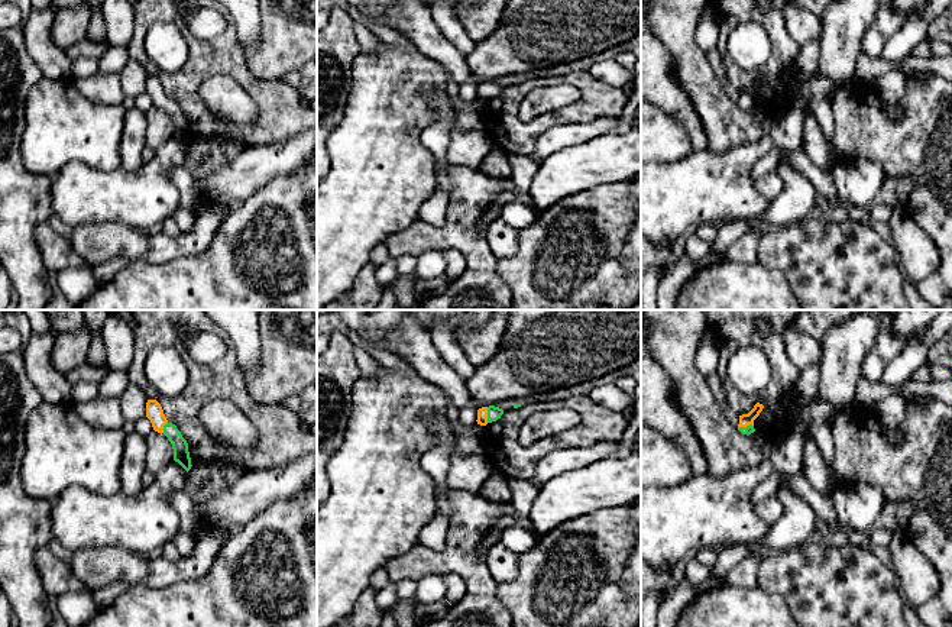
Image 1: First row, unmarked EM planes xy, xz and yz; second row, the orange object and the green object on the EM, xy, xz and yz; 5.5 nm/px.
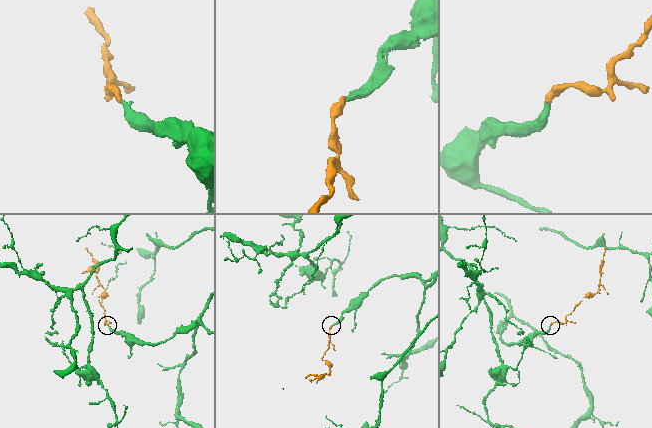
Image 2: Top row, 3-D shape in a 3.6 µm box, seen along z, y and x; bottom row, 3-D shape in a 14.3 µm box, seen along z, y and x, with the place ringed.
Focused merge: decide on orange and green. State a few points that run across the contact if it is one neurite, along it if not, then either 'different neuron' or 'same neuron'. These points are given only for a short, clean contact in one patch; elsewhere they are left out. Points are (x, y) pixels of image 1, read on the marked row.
line xz (482, 413), (486, 414), (494, 413); same neuron

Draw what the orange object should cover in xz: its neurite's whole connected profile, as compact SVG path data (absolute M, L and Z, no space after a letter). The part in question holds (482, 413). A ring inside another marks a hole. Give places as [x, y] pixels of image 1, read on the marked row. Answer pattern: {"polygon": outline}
{"polygon": "M495 405L482 407L477 410L477 424L486 426L488 423L496 421L503 414L503 410Z"}

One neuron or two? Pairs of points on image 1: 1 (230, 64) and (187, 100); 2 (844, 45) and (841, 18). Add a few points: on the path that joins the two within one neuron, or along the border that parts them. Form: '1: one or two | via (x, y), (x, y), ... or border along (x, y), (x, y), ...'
1: one | via (216, 64), (209, 64), (187, 86)
2: one | via (842, 38), (842, 25)

